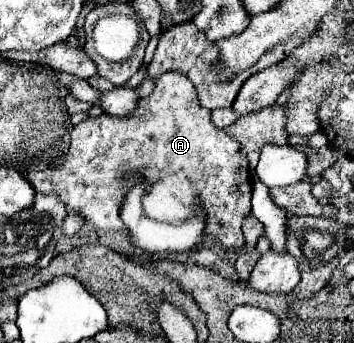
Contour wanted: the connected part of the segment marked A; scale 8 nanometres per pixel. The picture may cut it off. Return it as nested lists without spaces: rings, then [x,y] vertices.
[[[166,72],[158,76],[154,84],[152,94],[148,98],[140,98],[130,116],[100,114],[98,118],[88,118],[74,126],[70,134],[70,150],[58,160],[34,162],[24,174],[26,180],[38,194],[56,194],[66,204],[68,212],[80,214],[88,226],[104,232],[126,232],[126,226],[120,220],[122,200],[132,186],[148,182],[150,188],[142,196],[144,214],[148,218],[170,224],[186,222],[194,210],[200,208],[206,214],[206,236],[212,236],[224,248],[242,248],[246,244],[242,224],[244,220],[252,218],[250,203],[253,182],[249,180],[251,176],[246,150],[242,150],[238,142],[232,142],[230,136],[222,134],[222,130],[210,122],[210,110],[200,106],[196,88],[188,76],[180,72]]]

